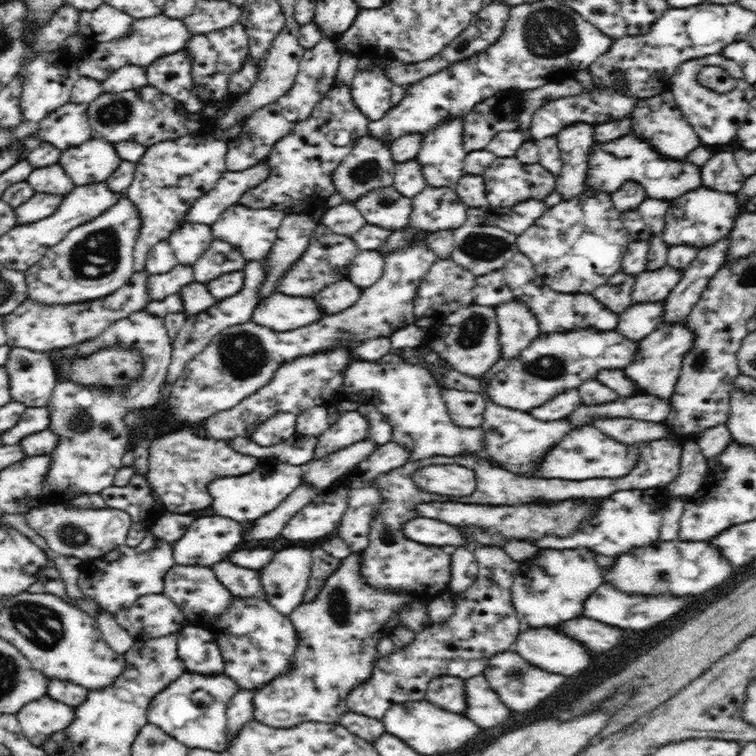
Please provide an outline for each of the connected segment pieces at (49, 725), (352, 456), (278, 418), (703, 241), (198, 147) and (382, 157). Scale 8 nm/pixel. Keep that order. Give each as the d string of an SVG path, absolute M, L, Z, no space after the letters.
M43 696L25 704L16 716L24 736L32 744L40 746L40 742L44 742L44 738L48 738L52 730L60 732L60 726L64 726L64 722L72 718L72 708L56 702L52 697Z
M364 439L320 461L308 462L308 472L303 476L304 485L317 490L318 493L325 491L362 460L372 456L372 451L376 450L377 446L375 442Z
M278 412L272 420L258 424L250 432L250 440L256 442L258 446L276 446L280 442L286 442L294 434L294 426L296 426L294 414L288 414L288 412L280 414Z
M698 188L670 202L666 214L666 228L660 234L664 242L670 244L669 247L674 244L690 244L698 250L706 250L727 237L734 228L739 213L738 199L734 194L722 194L716 190Z
M196 134L164 139L162 142L152 143L136 164L134 182L127 188L126 196L136 205L141 218L140 232L137 238L134 262L136 271L145 270L148 252L157 242L168 240L169 236L182 224L187 213L204 194L208 194L226 172L225 157L228 154L226 142L202 142L196 140Z
M369 134L356 140L350 154L342 159L342 162L332 173L335 190L344 196L344 202L355 204L364 194L371 193L372 190L393 186L396 161L392 158L389 145L376 140Z

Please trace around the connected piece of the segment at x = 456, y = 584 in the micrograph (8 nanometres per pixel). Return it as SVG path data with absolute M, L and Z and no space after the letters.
M458 548L452 554L452 580L448 584L448 590L452 594L466 591L475 584L478 576L478 563L474 554L466 548Z

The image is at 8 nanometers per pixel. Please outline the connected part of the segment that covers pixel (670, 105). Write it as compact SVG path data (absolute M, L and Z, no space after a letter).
M662 92L656 98L642 99L644 106L640 106L640 110L636 110L636 118L632 118L632 134L638 138L648 140L656 152L660 152L662 156L668 156L672 160L686 160L686 156L700 146L700 140L696 136L696 132L692 130L692 126L684 120L678 104L674 98L673 92Z

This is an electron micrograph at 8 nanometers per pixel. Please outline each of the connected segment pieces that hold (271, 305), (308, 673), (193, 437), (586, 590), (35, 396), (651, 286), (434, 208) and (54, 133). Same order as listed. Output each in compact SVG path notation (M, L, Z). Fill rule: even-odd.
M270 294L256 306L252 320L275 331L289 331L296 326L308 326L312 322L318 322L320 314L316 314L316 306L312 306L310 298Z
M362 552L352 553L341 559L340 566L326 579L317 597L288 614L298 634L296 650L288 670L254 692L253 718L258 719L258 722L273 727L291 727L304 721L339 724L339 718L349 710L346 699L348 693L371 674L373 662L378 658L376 646L380 639L390 636L400 622L400 614L403 613L404 606L416 600L406 592L377 590L376 587L371 586L364 579L362 556Z
M180 426L162 432L158 438L154 436L149 450L148 482L164 506L166 512L186 514L192 510L202 510L212 504L212 498L208 498L206 486L216 476L236 476L236 474L248 474L252 466L256 466L256 458L244 456L240 452L234 452L224 440L210 440L196 434L194 426Z
M540 549L530 559L520 562L518 573L515 574L515 582L512 582L511 604L516 608L517 617L522 626L556 626L568 618L582 616L582 604L584 600L600 586L600 570L594 557L596 553L584 549Z
M12 348L4 366L10 376L10 396L14 402L28 408L47 406L58 378L49 352Z
M664 266L654 272L641 272L636 276L634 282L634 292L632 292L632 302L642 304L642 302L660 302L665 300L681 279L682 270L676 270L671 266Z
M426 187L412 199L409 226L423 232L454 229L468 222L468 206L460 202L454 190L434 190Z
M70 102L54 110L40 121L38 139L54 144L60 150L86 142L92 136L88 124L87 106Z

